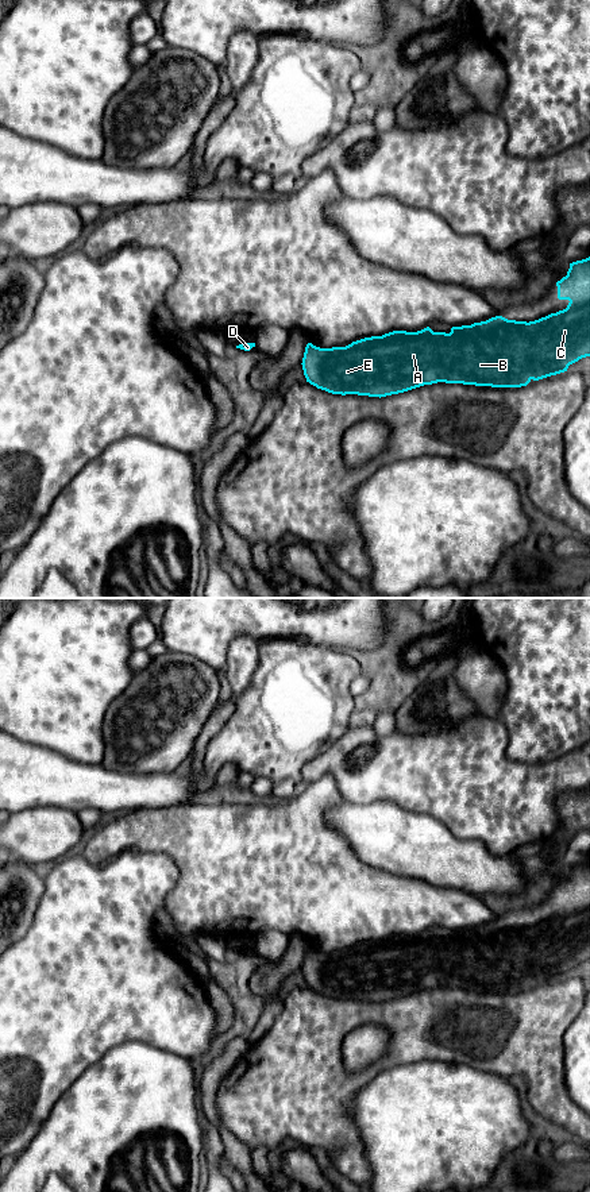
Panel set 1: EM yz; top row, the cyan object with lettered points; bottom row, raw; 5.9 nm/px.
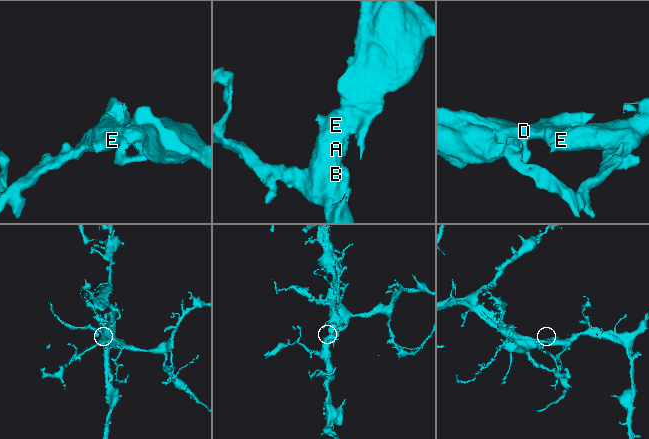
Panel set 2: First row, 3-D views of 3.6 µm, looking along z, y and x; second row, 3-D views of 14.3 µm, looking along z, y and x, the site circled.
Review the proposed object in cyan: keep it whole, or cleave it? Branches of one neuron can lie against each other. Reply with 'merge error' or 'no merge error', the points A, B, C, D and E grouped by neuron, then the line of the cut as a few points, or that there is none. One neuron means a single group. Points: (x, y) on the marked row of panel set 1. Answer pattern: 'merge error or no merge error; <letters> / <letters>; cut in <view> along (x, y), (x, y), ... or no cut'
no merge error; A B C D E; no cut

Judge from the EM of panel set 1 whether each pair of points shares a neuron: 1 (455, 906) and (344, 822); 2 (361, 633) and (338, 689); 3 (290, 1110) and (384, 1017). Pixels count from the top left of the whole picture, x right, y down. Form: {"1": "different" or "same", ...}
{"1": "different", "2": "different", "3": "same"}

